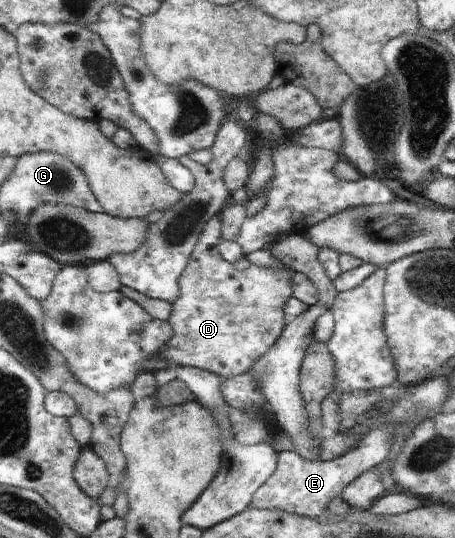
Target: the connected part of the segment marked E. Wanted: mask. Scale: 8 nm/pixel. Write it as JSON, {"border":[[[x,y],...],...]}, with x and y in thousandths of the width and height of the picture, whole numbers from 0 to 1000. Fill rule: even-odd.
{"border":[[[866,792],[813,799],[807,810],[800,810],[782,831],[756,840],[749,848],[734,849],[730,855],[675,855],[651,838],[620,838],[609,844],[609,862],[602,879],[558,914],[554,931],[545,944],[565,948],[615,948],[653,959],[677,959],[699,963],[721,946],[721,937],[734,924],[747,920],[752,911],[767,903],[793,879],[826,870],[853,849],[859,823],[866,809],[859,797]]]}

